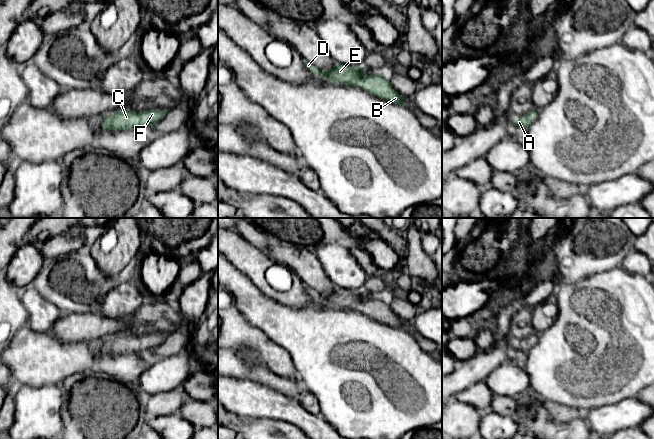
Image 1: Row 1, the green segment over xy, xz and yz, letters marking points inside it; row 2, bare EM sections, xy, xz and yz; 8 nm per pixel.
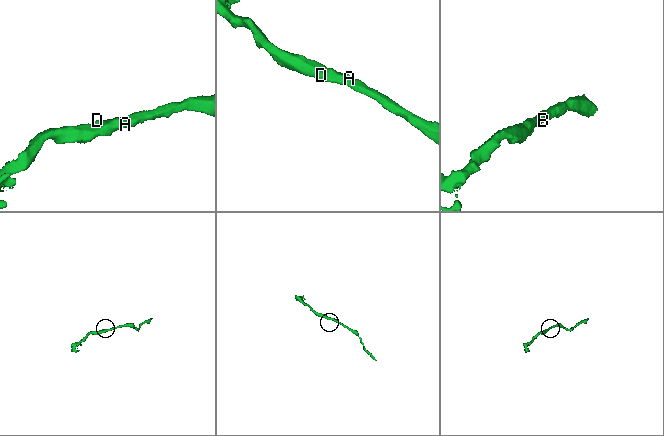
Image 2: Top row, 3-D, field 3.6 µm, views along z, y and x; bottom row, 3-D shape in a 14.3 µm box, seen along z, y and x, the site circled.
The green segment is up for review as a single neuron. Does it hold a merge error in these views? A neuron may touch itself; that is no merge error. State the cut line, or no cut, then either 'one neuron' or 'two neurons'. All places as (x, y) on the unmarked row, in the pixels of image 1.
no cut; one neuron

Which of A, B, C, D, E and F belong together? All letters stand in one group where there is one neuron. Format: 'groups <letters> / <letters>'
groups A B C D E F

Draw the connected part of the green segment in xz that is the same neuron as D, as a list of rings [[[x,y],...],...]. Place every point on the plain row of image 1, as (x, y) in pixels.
[[[305,284],[304,288],[311,296],[328,305],[338,305],[342,309],[355,311],[362,310],[365,315],[376,321],[405,330],[404,320],[391,310],[385,296],[368,301],[363,295],[363,289],[350,290],[334,286],[332,293],[324,295]]]

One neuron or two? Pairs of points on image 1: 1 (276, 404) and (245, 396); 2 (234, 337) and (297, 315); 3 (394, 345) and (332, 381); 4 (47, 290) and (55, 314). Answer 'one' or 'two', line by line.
1: one
2: two
3: one
4: two

